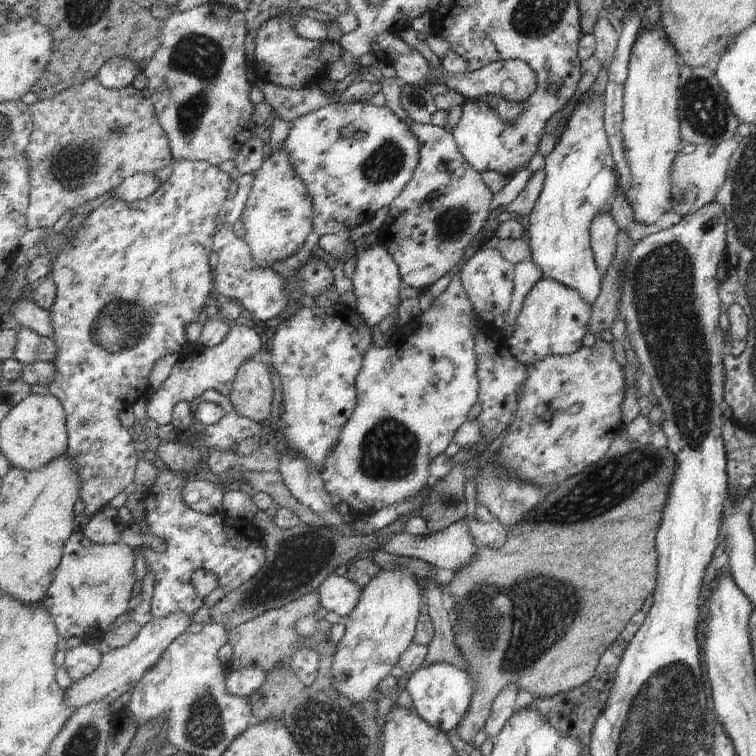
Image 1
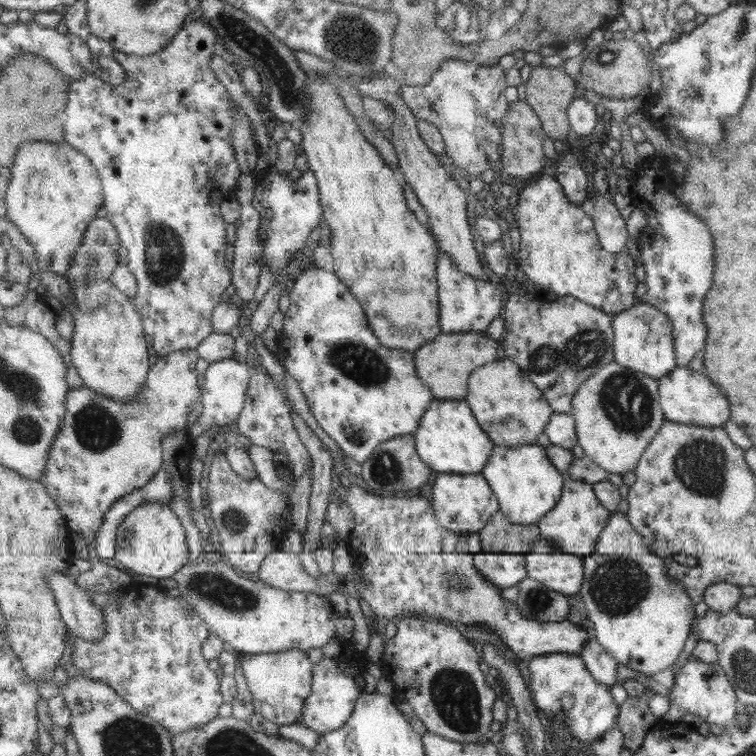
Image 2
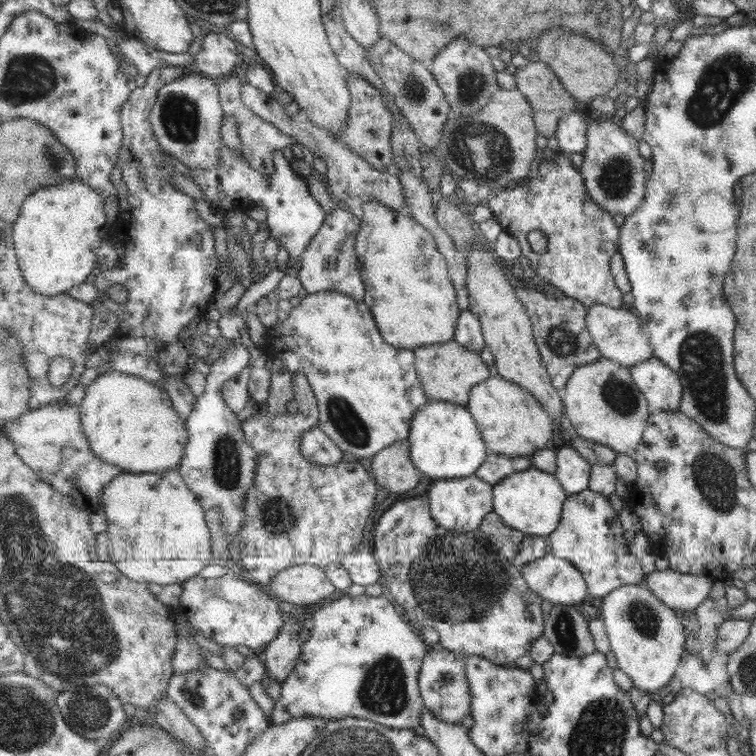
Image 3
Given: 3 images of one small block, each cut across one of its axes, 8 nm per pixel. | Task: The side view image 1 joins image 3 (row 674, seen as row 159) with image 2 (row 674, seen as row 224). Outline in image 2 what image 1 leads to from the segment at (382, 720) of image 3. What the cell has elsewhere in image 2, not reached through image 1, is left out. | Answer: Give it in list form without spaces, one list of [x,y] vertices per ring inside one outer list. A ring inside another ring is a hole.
[[[340,640],[342,652],[338,657],[322,657],[314,665],[314,679],[312,682],[312,695],[309,696],[304,708],[304,718],[299,721],[301,726],[322,735],[344,727],[351,718],[357,699],[364,691],[359,691],[355,678],[367,670],[365,650],[357,651],[351,640]]]

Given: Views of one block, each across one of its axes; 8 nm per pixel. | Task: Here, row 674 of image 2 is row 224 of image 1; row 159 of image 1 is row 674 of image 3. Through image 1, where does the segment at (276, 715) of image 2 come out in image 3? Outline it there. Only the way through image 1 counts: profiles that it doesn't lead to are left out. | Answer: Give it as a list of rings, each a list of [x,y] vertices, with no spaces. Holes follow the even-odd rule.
[[[287,614],[279,636],[262,650],[263,663],[267,665],[266,676],[280,684],[292,674],[303,651],[299,633],[299,620]]]

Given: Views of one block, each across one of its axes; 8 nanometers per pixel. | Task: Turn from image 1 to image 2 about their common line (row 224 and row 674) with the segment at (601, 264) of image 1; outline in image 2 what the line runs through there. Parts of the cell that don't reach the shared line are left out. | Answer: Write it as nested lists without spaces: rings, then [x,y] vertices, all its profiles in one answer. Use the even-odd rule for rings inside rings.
[[[596,638],[586,644],[580,657],[585,661],[586,667],[597,682],[607,684],[610,688],[619,684],[617,681],[619,662]]]

